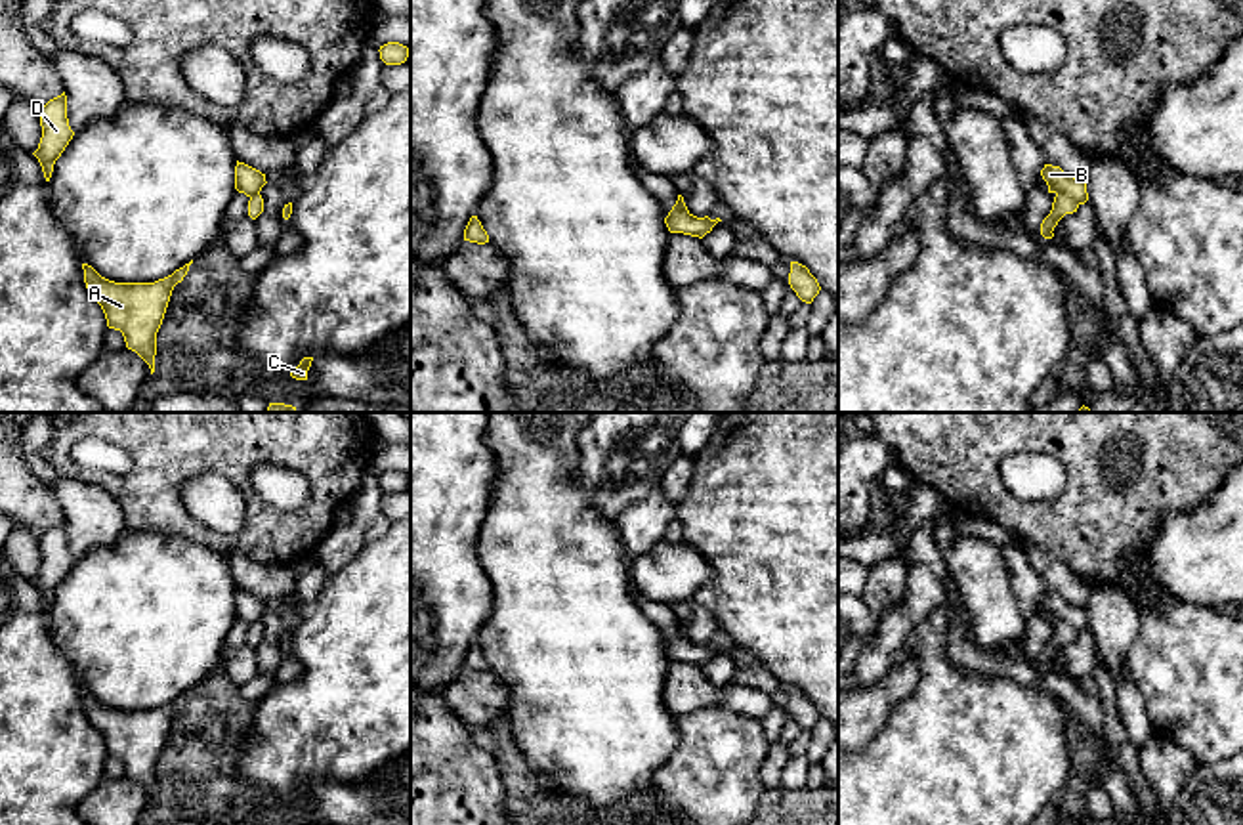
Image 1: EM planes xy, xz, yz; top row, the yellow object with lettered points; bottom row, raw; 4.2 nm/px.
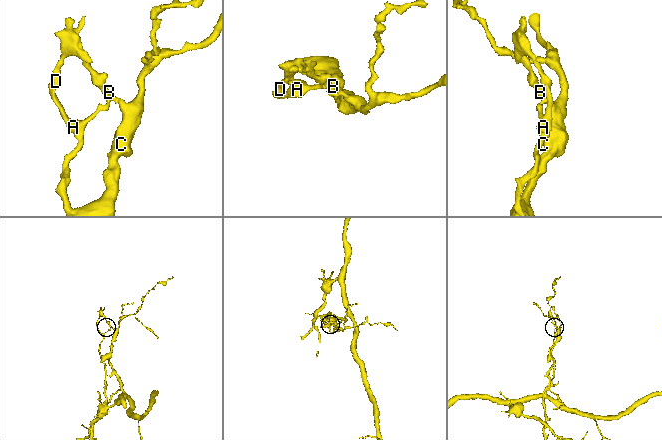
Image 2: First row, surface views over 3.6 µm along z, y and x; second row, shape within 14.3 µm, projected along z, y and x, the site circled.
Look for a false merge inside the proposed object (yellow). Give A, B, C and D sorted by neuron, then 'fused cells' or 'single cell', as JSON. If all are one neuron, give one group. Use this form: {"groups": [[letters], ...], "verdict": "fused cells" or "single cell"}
{"groups": [["A", "D"], ["B", "C"]], "verdict": "fused cells"}

